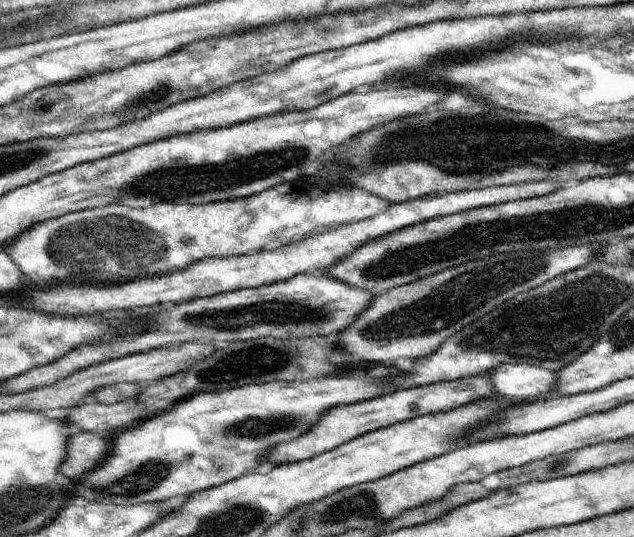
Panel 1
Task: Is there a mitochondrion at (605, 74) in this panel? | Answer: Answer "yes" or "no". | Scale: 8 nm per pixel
no

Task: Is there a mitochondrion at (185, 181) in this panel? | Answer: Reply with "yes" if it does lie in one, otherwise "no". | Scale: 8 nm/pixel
yes

